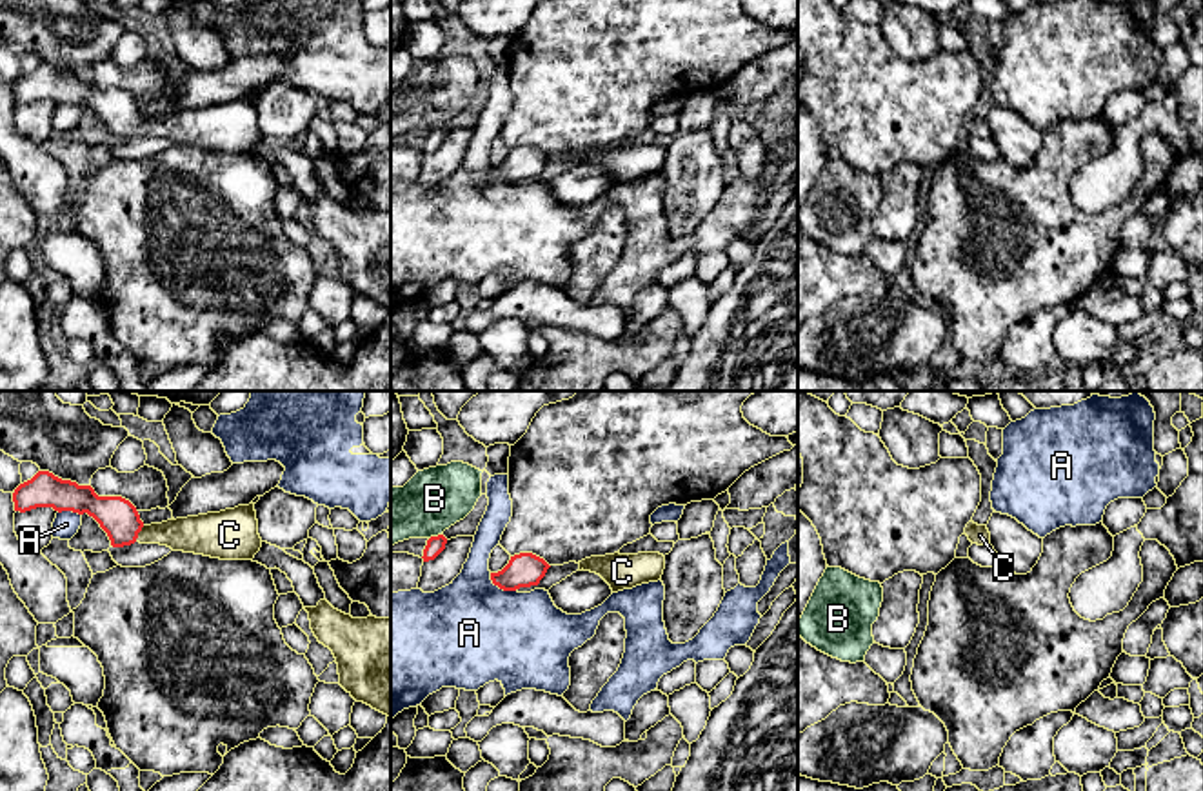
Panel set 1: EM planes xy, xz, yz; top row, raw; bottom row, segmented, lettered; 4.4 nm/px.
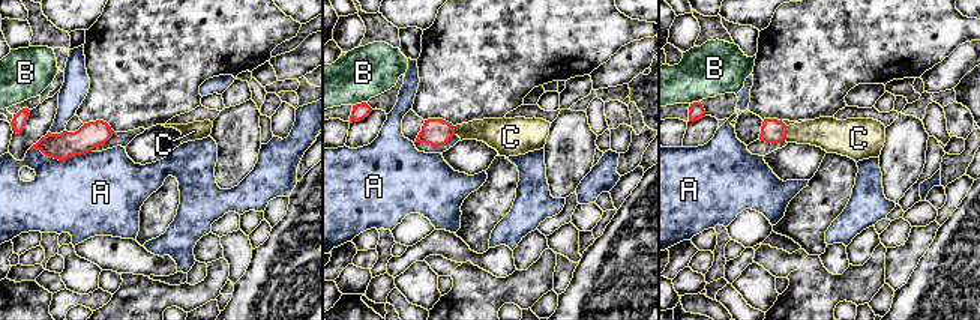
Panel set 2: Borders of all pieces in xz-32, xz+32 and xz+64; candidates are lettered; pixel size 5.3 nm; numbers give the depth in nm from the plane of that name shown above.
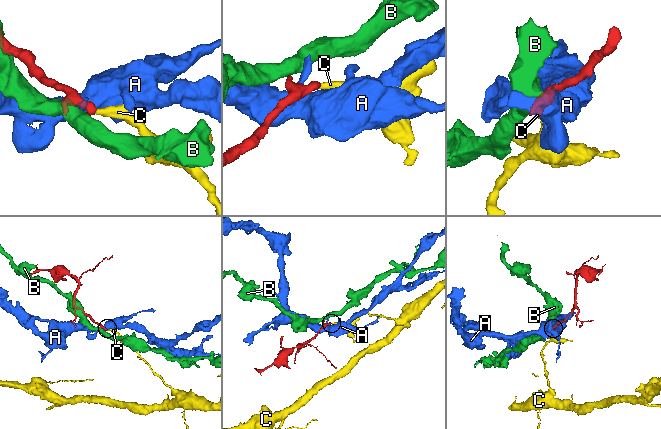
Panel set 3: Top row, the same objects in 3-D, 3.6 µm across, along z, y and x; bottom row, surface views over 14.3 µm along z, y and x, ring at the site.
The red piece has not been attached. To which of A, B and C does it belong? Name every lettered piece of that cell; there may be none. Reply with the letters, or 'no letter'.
C

